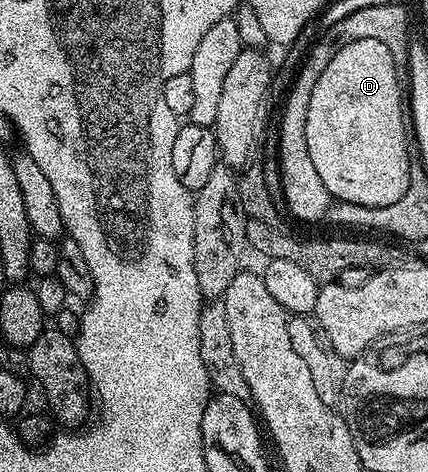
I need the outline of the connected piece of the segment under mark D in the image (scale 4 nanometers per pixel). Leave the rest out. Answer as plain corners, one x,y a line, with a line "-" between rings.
375,38
351,42
338,54
337,60
329,63
329,72
321,76
321,84
315,85
311,106
307,106
307,150
311,150
311,162
315,162
315,170
334,201
383,207
399,202
407,194
409,159
399,111
402,98
391,50

